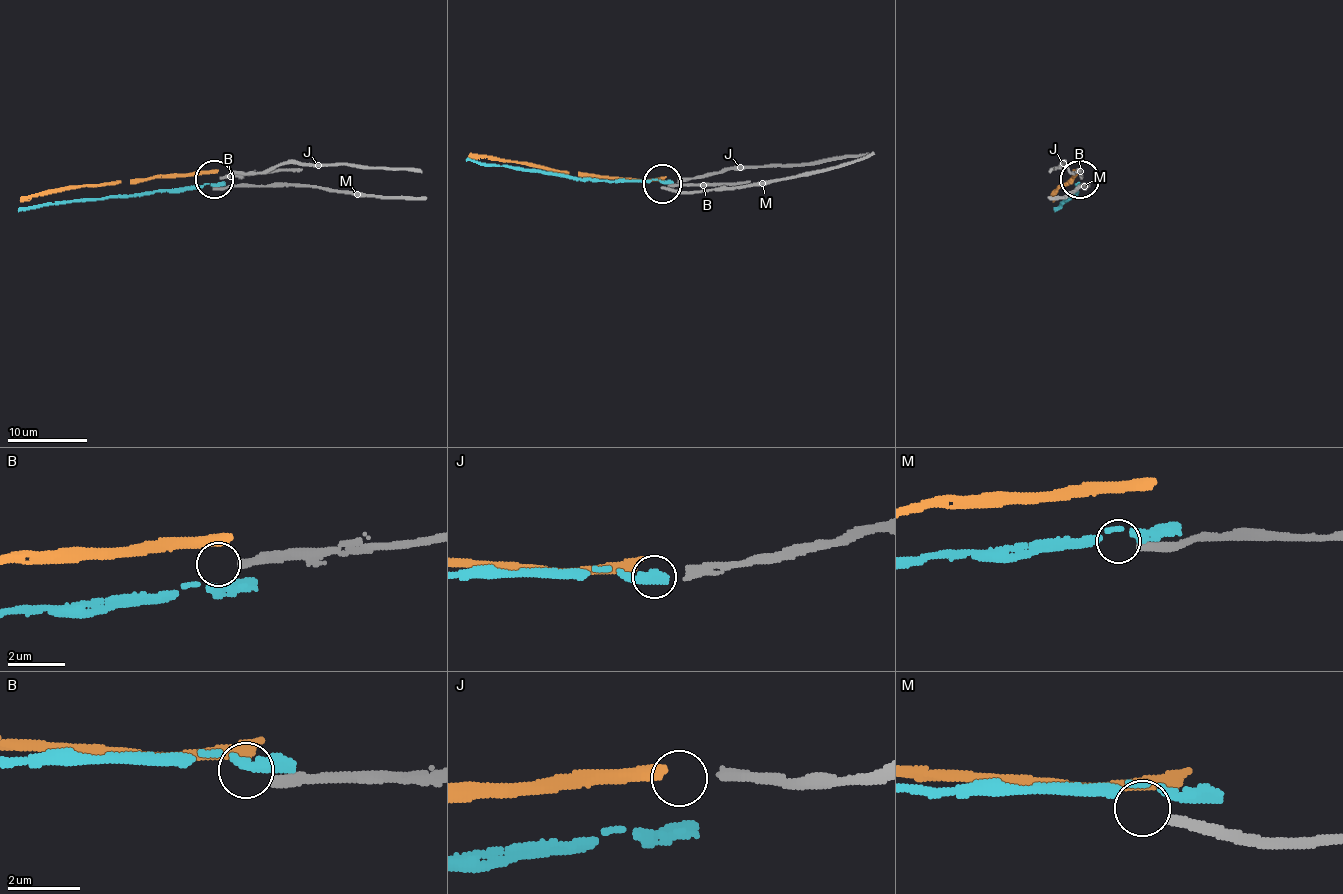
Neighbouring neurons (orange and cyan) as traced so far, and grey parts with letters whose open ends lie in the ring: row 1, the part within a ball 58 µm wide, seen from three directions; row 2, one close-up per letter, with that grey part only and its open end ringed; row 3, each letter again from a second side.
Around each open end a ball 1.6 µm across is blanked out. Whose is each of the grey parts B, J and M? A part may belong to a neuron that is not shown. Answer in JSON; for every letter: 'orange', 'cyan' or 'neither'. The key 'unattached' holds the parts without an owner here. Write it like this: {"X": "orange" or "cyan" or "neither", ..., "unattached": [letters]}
{"B": "neither", "J": "neither", "M": "neither", "unattached": ["B", "J", "M"]}

